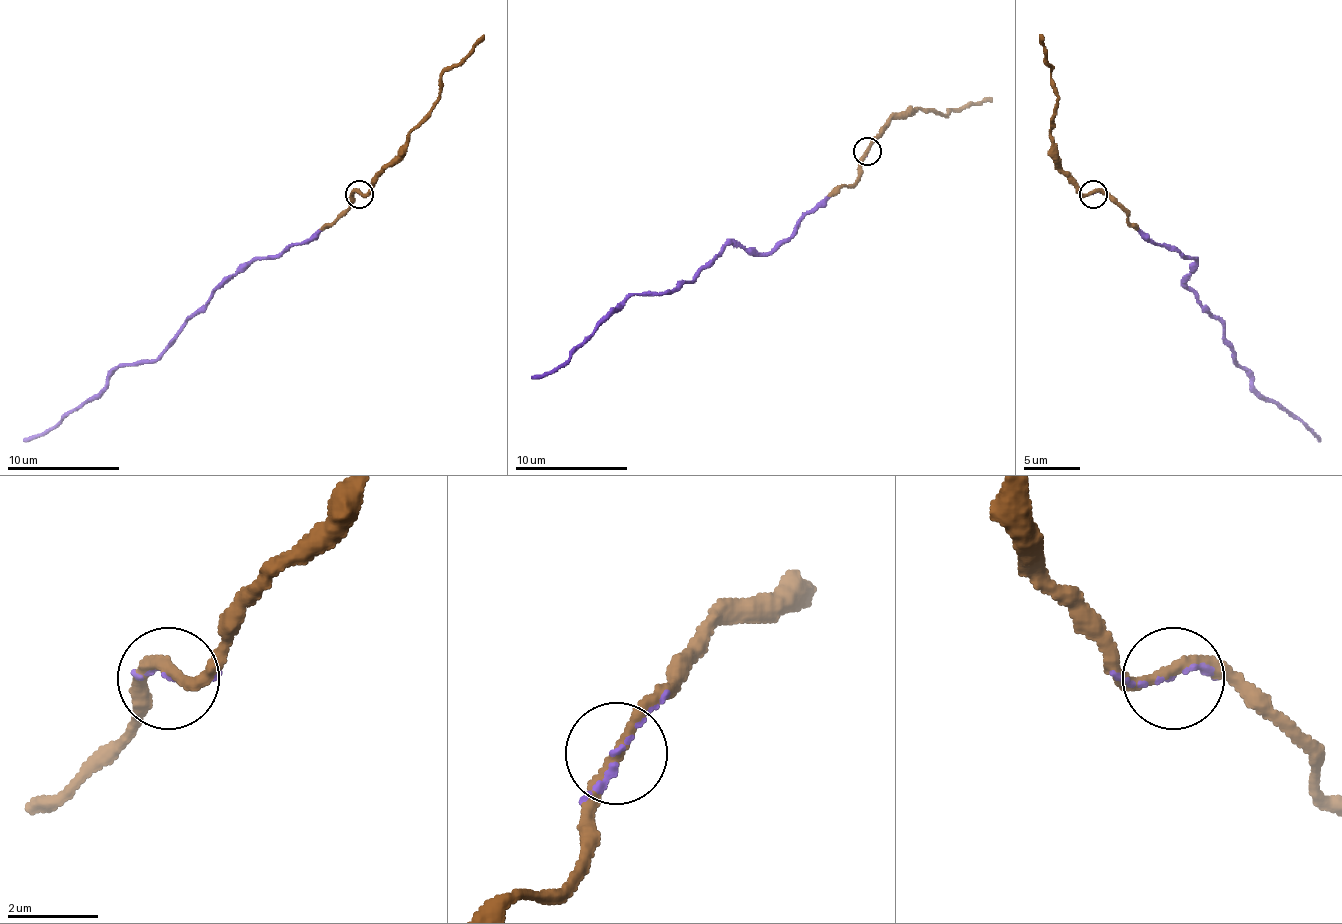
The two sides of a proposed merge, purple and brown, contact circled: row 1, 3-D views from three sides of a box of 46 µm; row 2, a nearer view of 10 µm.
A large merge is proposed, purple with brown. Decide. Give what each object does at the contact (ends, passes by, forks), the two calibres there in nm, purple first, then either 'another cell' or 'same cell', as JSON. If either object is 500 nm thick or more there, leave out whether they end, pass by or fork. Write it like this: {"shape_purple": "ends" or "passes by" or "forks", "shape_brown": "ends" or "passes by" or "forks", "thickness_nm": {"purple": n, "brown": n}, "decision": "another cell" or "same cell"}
{"shape_purple": "passes by", "shape_brown": "passes by", "thickness_nm": {"purple": 70, "brown": 240}, "decision": "same cell"}

